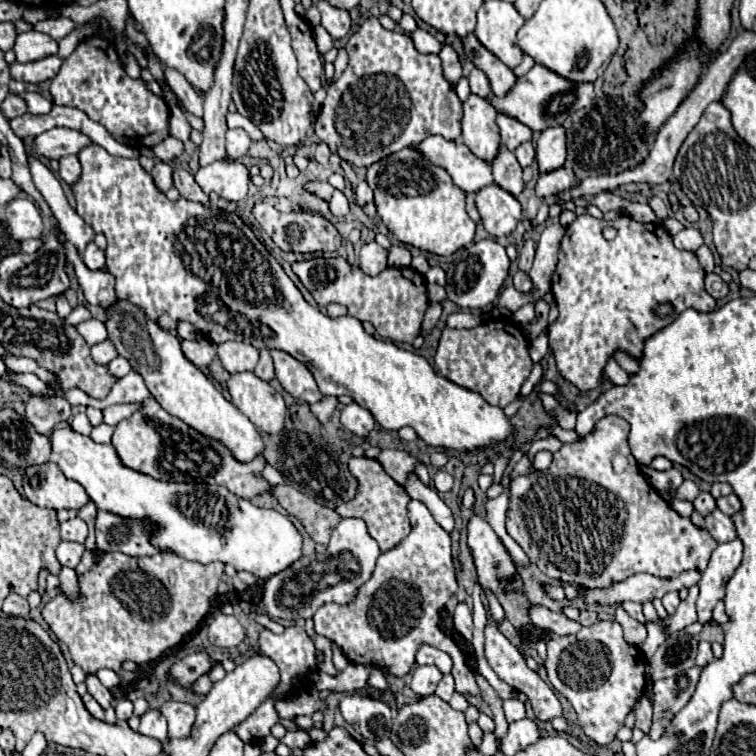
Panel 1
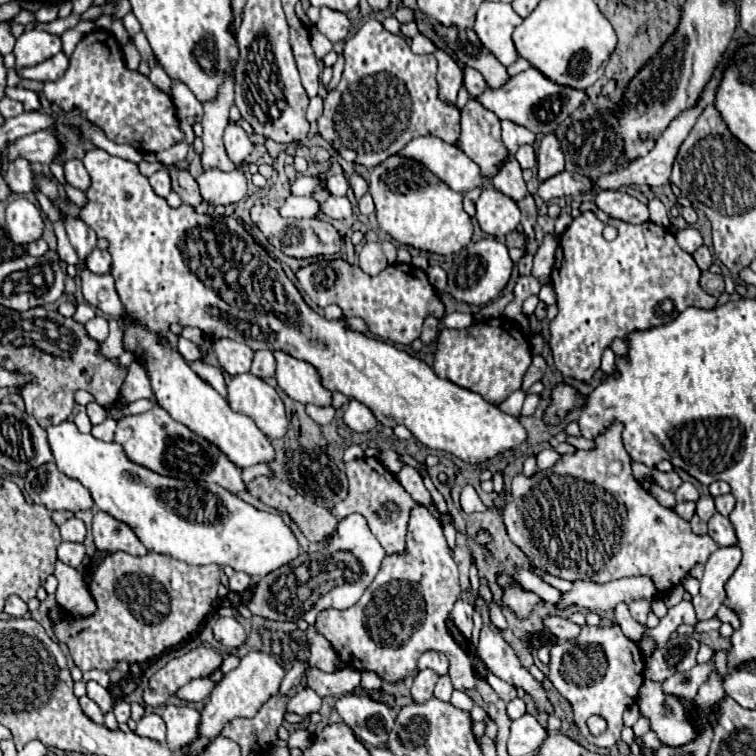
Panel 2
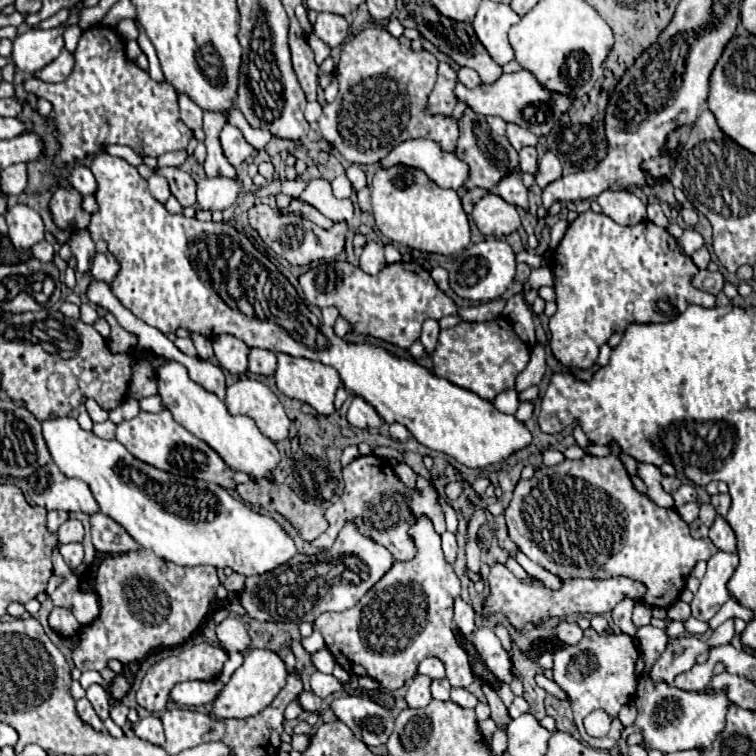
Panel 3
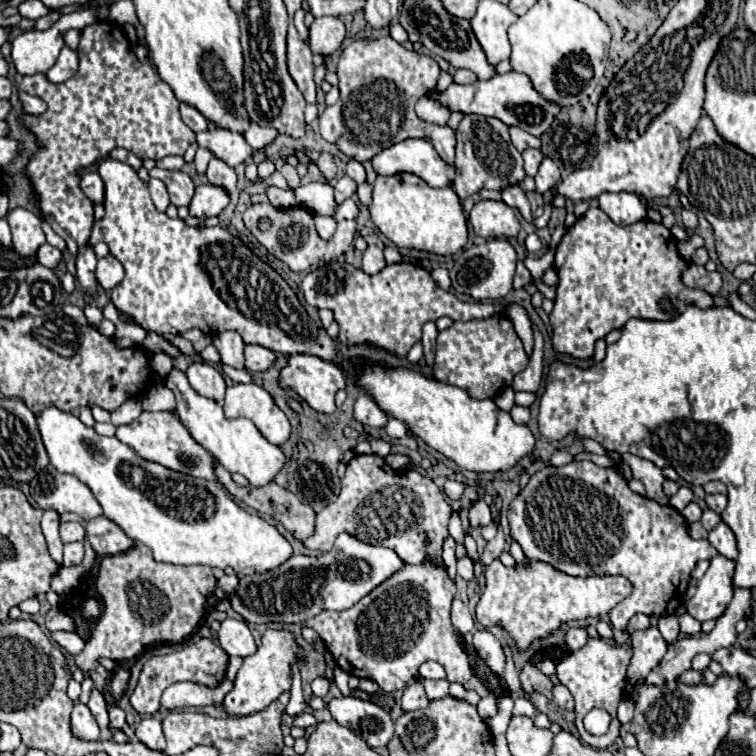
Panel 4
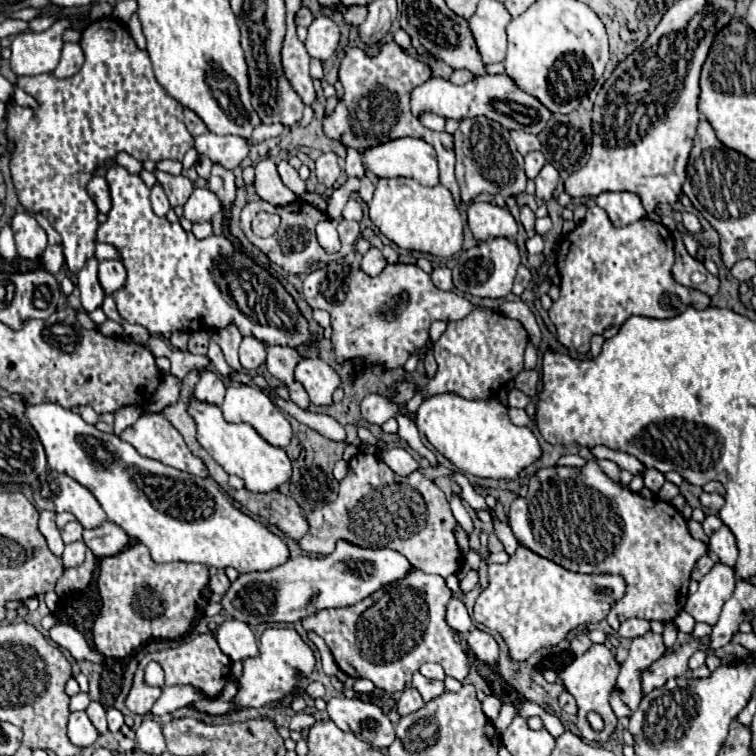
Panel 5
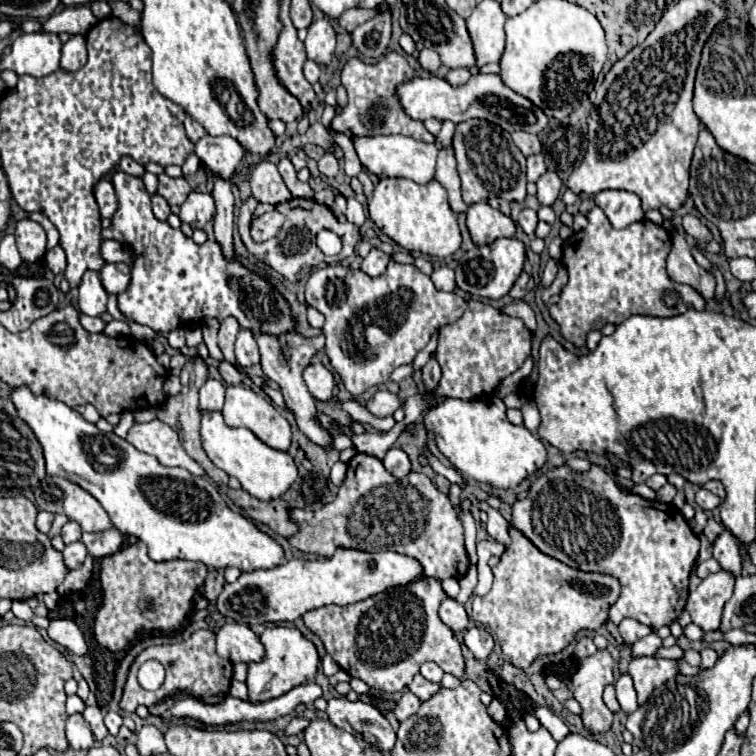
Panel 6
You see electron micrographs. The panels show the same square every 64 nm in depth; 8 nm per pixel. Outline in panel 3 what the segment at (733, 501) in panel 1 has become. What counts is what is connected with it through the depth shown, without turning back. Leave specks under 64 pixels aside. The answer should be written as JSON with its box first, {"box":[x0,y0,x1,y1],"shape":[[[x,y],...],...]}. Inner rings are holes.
{"box":[710,494,732,516],"shape":[[[716,494],[716,496],[712,496],[710,502],[712,502],[712,506],[716,508],[716,512],[720,516],[726,516],[728,514],[728,508],[732,504],[732,498],[730,498],[730,494]]]}

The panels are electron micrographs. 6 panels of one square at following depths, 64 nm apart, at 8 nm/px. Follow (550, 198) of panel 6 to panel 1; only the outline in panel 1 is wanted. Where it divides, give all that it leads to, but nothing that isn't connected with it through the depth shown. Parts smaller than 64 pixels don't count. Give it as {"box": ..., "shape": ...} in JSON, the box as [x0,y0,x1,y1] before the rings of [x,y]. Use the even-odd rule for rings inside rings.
{"box":[536,126,566,172],"shape":[[[562,126],[546,128],[536,142],[536,162],[540,172],[550,172],[564,166],[566,160],[566,132]]]}

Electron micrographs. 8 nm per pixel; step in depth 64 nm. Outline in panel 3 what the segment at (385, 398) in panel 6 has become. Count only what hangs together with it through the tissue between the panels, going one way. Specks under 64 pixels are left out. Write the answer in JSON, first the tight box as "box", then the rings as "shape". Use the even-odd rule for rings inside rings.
{"box":[348,398,382,428],"shape":[[[362,398],[352,400],[350,410],[348,410],[348,422],[354,428],[378,428],[378,426],[382,426],[382,418],[378,416],[378,412]]]}

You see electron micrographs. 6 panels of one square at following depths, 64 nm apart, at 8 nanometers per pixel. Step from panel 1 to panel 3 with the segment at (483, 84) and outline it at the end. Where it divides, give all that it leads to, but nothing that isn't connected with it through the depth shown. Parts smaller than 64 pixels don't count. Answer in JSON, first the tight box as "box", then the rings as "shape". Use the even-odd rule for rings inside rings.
{"box":[458,68,482,88],"shape":[[[460,68],[460,70],[458,70],[458,80],[460,80],[466,88],[476,88],[476,86],[482,84],[478,72],[472,70],[472,68]]]}

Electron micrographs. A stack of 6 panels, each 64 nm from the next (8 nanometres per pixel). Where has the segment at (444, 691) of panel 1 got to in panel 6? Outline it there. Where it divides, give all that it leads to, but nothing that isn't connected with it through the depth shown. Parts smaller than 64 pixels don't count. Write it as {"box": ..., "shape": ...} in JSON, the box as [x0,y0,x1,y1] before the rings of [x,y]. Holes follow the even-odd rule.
{"box":[410,674,440,700],"shape":[[[416,674],[412,684],[410,684],[410,690],[420,698],[420,700],[428,700],[432,698],[438,690],[440,690],[440,684],[434,684],[434,682],[428,682],[422,674]]]}

